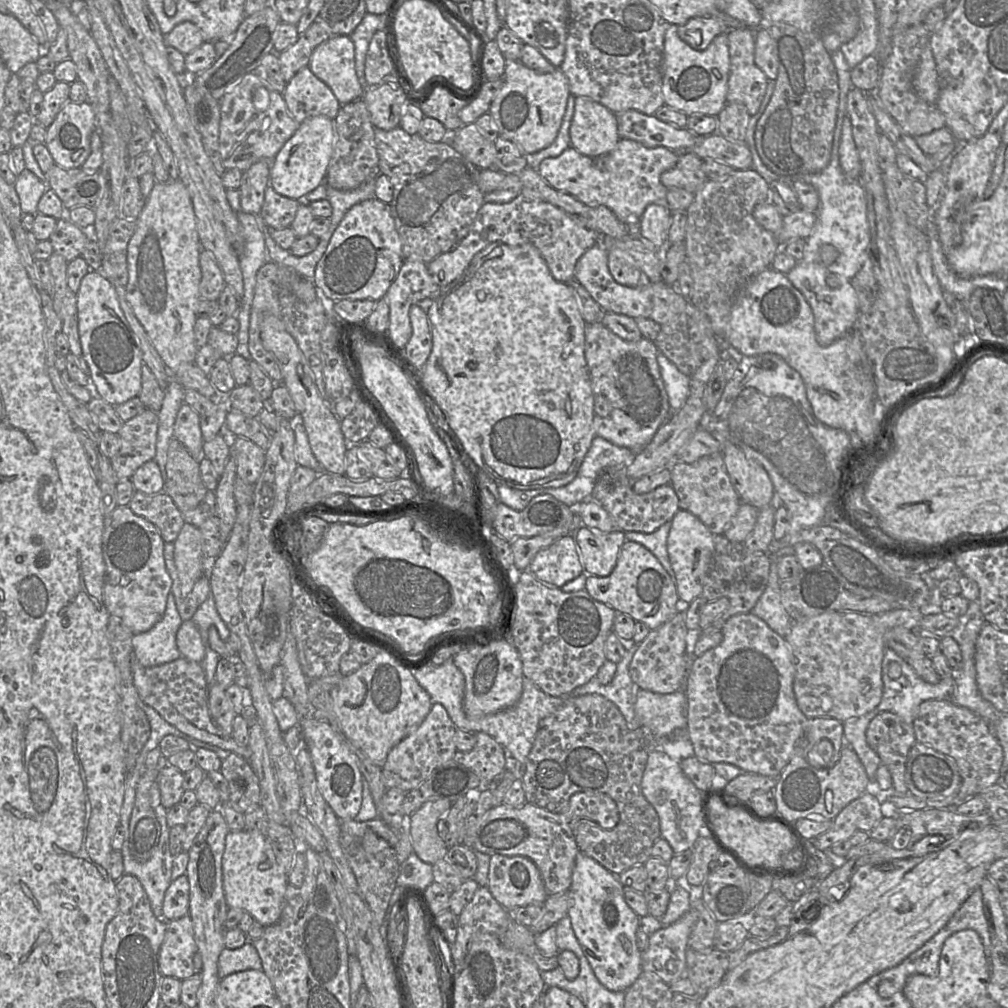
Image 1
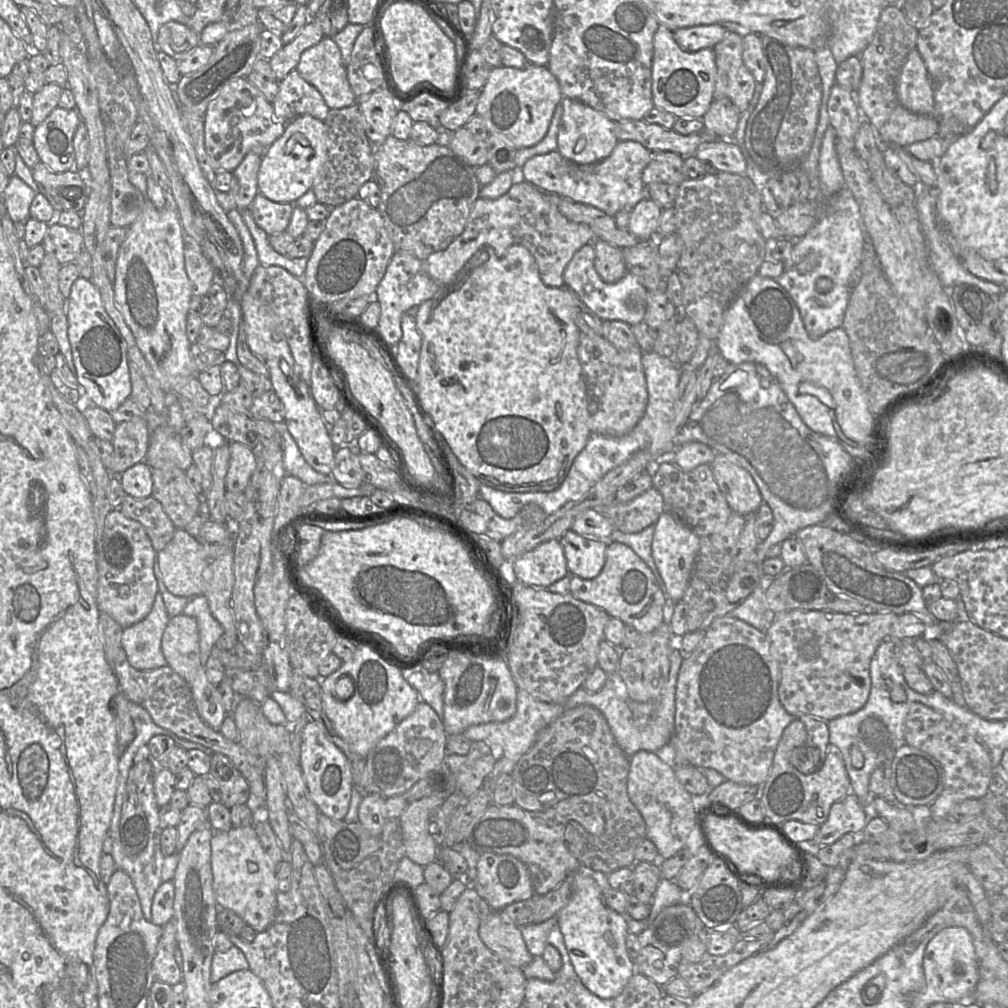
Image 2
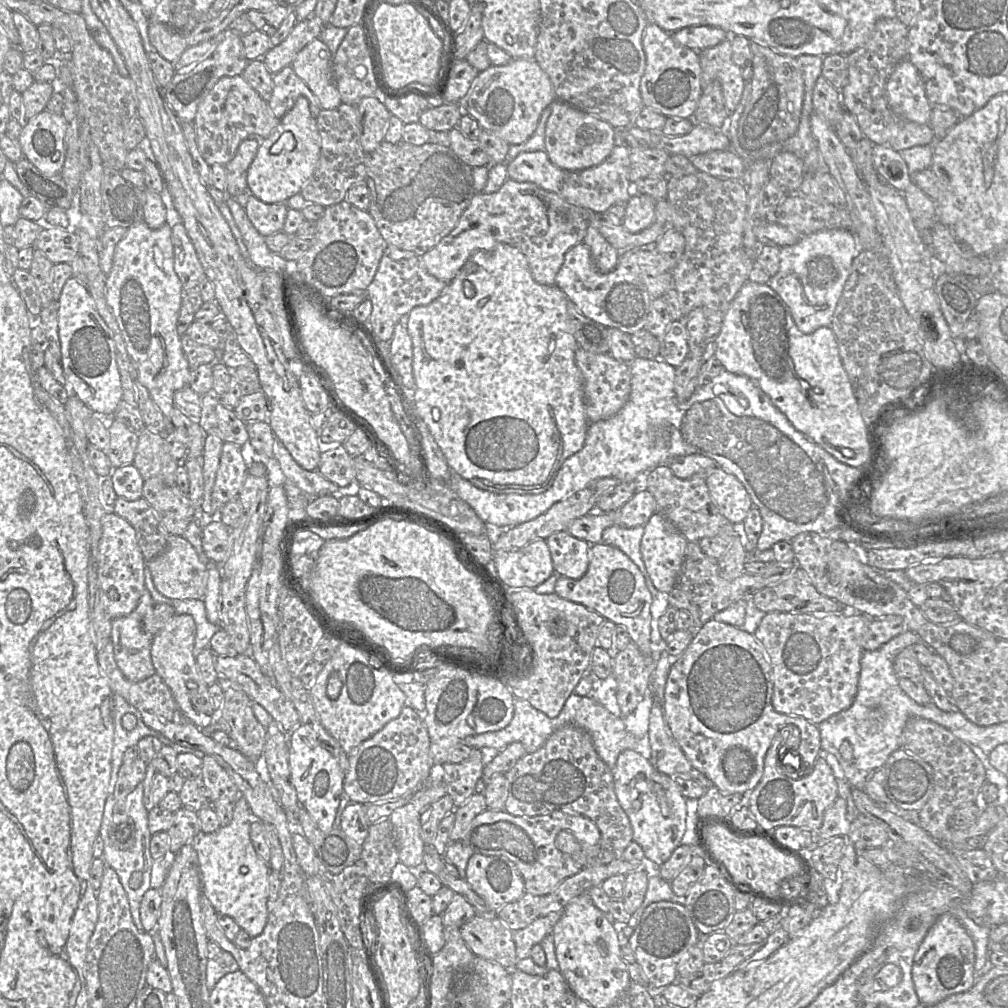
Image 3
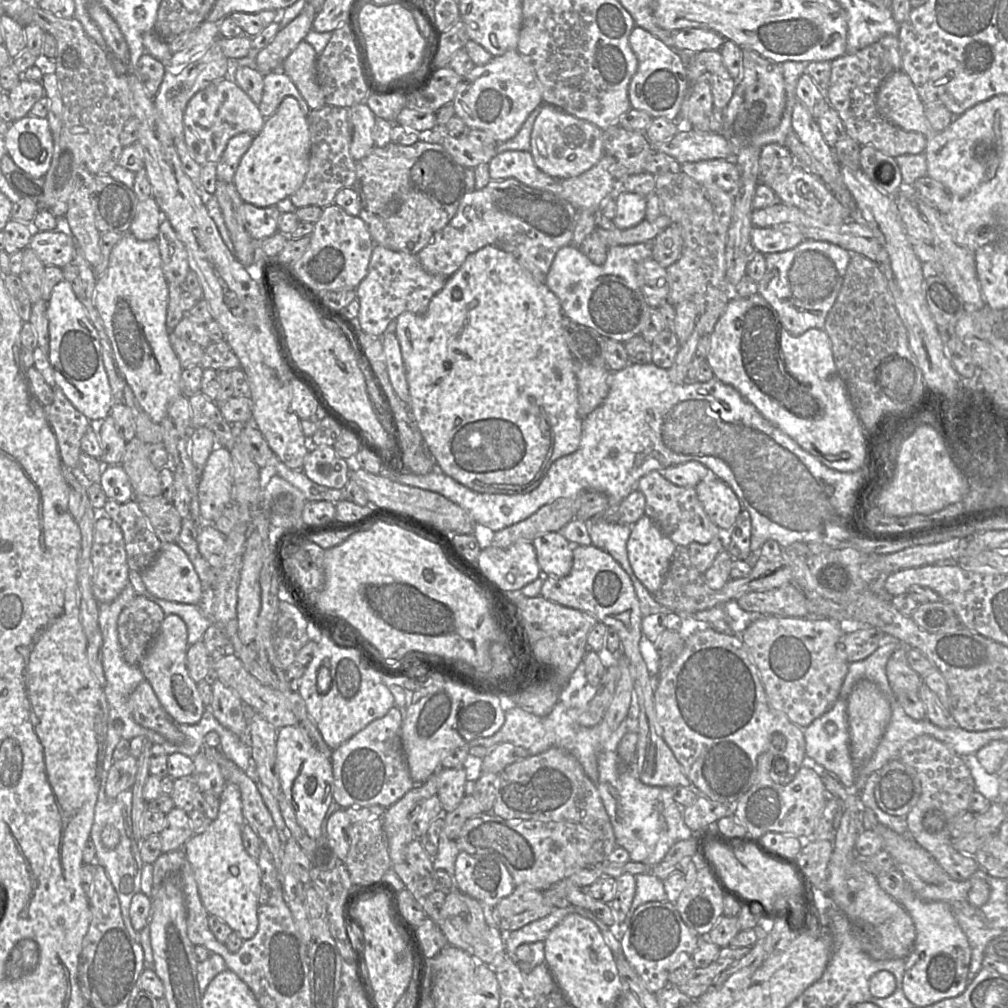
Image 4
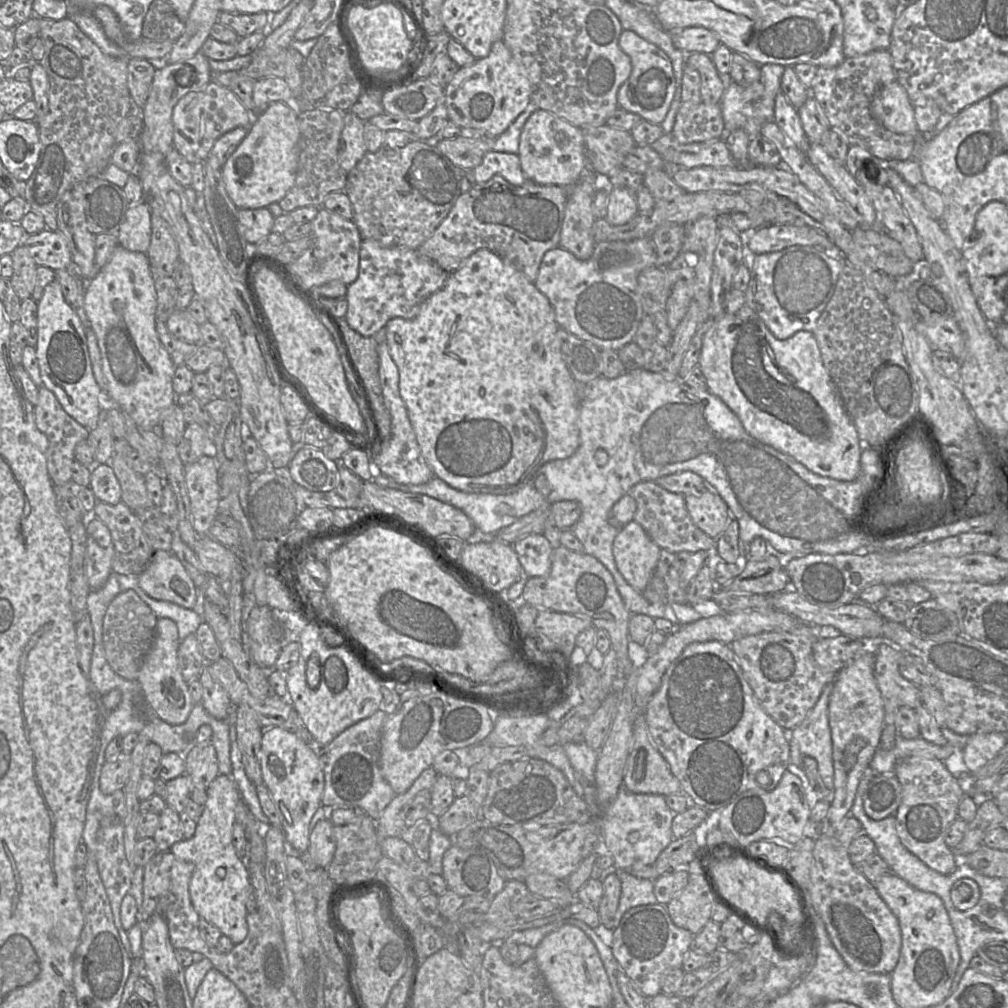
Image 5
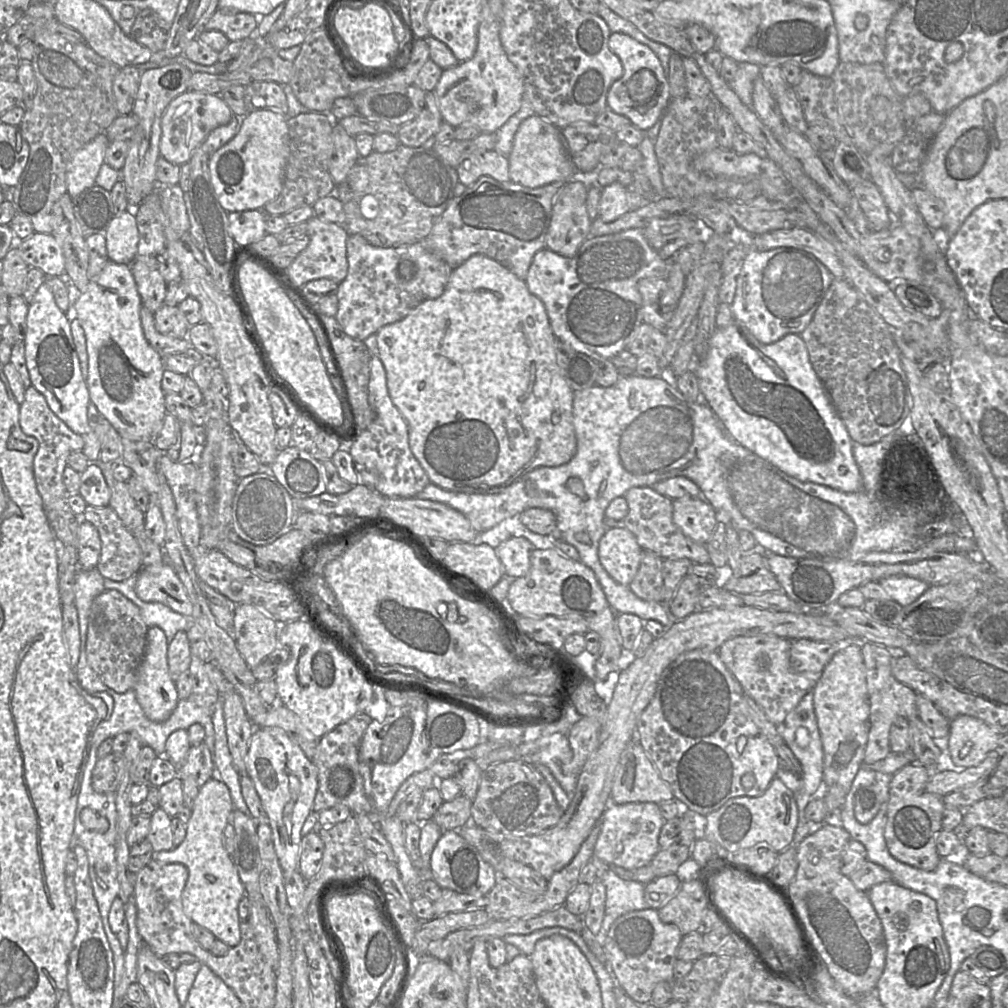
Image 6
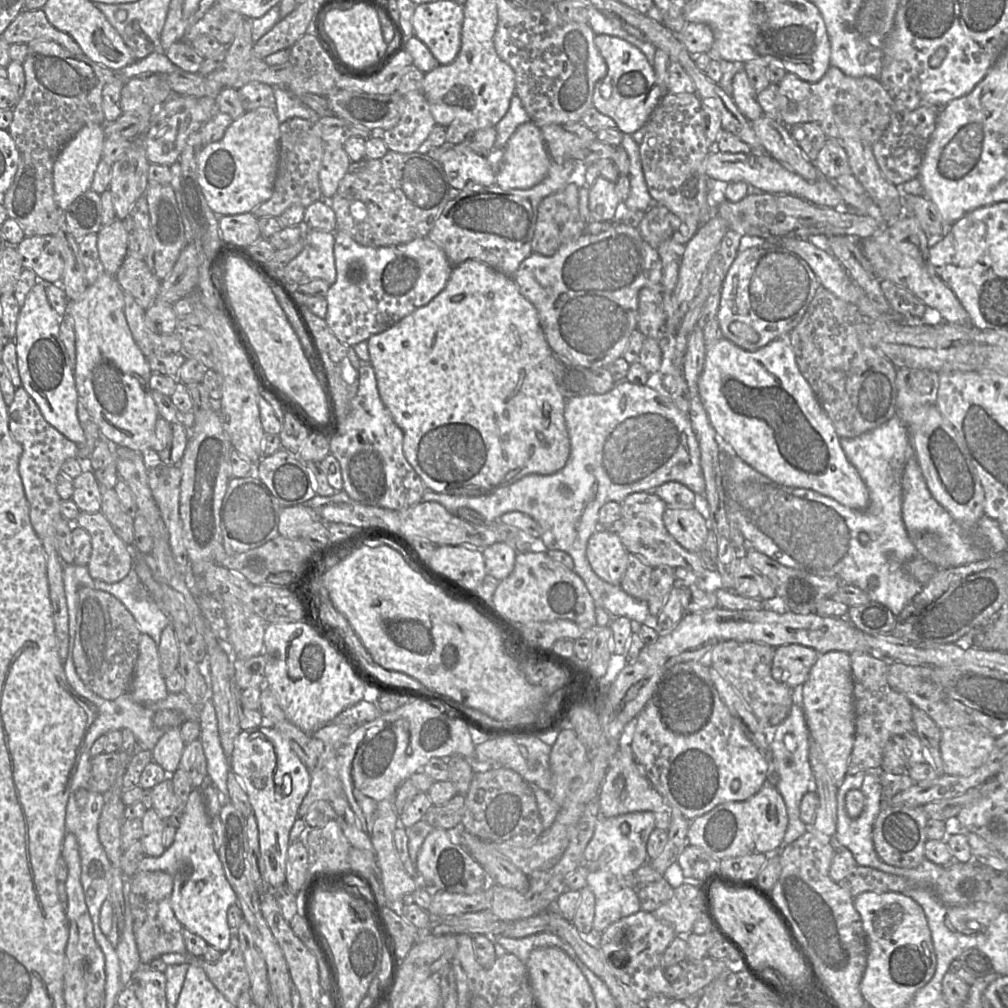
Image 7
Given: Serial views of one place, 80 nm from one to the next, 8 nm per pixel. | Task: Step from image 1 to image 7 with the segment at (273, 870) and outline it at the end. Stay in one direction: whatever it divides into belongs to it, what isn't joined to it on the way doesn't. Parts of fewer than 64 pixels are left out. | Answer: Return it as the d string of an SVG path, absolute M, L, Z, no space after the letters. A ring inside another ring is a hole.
M209 783L195 788L185 804L183 816L173 843L159 856L146 856L133 874L142 871L162 871L173 878L171 907L184 929L202 937L215 949L224 952L231 942L232 930L227 923L227 911L238 903L237 896L227 881L217 850L211 818L218 816L225 797Z

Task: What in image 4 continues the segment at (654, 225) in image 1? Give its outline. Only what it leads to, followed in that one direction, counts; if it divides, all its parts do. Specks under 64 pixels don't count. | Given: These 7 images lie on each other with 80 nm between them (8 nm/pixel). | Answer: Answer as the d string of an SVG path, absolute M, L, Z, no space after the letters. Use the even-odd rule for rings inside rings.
M616 182L611 198L616 203L616 214L612 222L618 229L634 227L645 219L645 196L623 191Z

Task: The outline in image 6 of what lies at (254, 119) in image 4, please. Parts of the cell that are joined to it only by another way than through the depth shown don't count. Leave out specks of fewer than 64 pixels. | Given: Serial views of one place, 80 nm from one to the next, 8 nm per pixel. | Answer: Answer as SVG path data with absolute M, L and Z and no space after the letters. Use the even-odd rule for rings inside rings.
M188 90L175 97L166 107L161 119L160 157L182 165L204 142L215 128L229 123L234 114L220 94L209 94Z

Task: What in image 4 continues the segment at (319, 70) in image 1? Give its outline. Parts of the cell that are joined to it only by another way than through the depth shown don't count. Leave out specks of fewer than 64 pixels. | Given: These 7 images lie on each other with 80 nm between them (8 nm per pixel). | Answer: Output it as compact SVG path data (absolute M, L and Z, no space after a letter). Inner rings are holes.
M302 41L279 69L290 77L311 110L326 105L323 92L316 79L317 57L314 47Z

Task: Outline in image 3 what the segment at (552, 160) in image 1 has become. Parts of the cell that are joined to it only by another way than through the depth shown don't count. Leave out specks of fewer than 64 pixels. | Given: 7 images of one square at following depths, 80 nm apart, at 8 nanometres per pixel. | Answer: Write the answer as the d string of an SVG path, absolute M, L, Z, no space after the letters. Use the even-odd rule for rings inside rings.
M618 143L599 165L579 171L555 166L545 151L522 152L505 164L509 179L533 183L589 213L603 214L613 205L625 205L634 194L633 184L629 180L630 148L624 143Z

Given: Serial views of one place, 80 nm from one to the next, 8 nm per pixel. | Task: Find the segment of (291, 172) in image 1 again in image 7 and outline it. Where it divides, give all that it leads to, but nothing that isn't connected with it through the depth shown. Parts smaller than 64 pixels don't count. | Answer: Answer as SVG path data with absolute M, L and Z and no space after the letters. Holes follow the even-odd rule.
M257 108L234 119L224 136L205 146L197 161L203 195L219 217L251 212L267 201L274 188L279 160L280 122L272 108Z

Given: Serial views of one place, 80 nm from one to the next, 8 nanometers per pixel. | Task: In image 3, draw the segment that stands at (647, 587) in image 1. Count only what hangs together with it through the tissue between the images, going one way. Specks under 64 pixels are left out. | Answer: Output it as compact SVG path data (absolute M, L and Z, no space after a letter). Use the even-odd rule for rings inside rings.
M601 543L592 545L589 549L589 565L586 573L579 579L558 577L554 593L563 599L585 606L617 626L624 627L632 643L642 654L651 655L650 637L653 620L650 607L653 596L639 568L620 549Z

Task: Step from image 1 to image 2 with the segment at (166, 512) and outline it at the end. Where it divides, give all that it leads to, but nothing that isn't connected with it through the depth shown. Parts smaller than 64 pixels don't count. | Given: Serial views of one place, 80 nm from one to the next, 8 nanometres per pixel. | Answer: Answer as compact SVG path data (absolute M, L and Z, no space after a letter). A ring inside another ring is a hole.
M126 495L119 509L126 517L139 522L156 552L163 550L175 533L175 526L154 497L136 499Z

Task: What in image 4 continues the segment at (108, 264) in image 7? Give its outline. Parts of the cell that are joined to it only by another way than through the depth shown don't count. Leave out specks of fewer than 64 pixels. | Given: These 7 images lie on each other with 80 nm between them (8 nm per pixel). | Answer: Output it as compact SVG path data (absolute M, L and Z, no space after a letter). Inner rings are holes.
M149 197L138 203L129 232L138 240L156 239L161 221L166 220L156 200Z

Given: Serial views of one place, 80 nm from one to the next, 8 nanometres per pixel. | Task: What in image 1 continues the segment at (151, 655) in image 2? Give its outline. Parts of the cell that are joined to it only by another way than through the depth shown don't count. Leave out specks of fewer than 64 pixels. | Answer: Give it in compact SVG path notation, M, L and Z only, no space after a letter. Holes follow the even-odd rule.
M168 596L166 610L149 631L132 637L134 663L155 667L181 657L176 645L176 634L183 620L177 611L173 596Z

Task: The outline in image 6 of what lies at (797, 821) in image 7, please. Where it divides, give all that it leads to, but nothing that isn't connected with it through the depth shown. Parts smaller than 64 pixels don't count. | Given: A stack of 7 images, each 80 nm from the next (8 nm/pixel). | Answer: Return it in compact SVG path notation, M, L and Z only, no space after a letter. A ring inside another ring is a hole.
M808 692L799 704L787 715L785 721L781 725L775 725L779 730L785 744L791 748L795 757L802 766L802 774L796 775L792 771L780 768L775 778L781 779L785 785L794 791L795 799L798 807L798 823L795 829L794 837L790 846L799 844L804 838L819 830L824 824L822 822L812 822L805 818L804 809L808 802L813 799L813 793L819 785L824 782L824 752L821 736L818 728L817 718L813 706L813 693ZM799 779L801 784L799 785ZM811 795L811 796L810 796Z

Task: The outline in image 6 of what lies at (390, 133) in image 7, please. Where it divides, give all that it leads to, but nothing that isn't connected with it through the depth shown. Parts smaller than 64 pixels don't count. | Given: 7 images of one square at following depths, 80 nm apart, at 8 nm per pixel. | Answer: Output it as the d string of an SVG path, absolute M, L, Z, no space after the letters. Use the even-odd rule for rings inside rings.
M427 92L425 105L420 114L411 122L404 124L396 133L400 145L421 147L438 132L443 119L433 92Z

